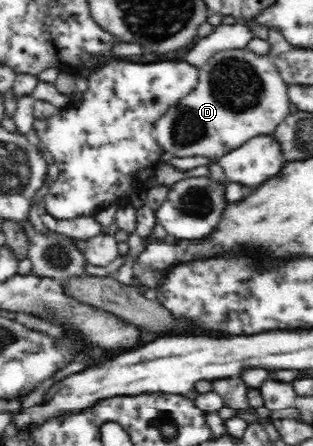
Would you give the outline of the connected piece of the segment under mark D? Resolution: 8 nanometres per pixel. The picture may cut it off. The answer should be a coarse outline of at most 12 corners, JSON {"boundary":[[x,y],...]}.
{"boundary":[[216,53],[152,123],[176,157],[218,160],[293,112],[267,55]]}

